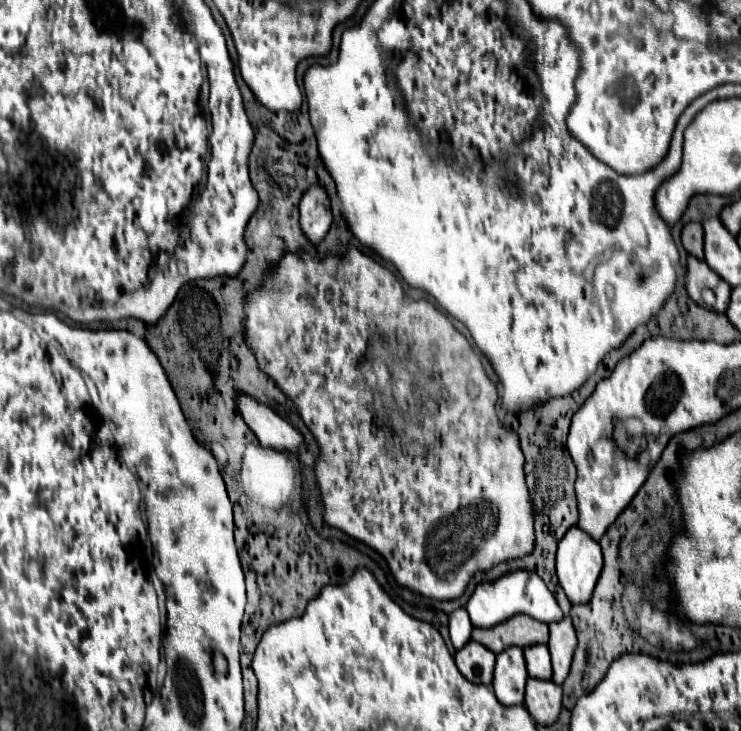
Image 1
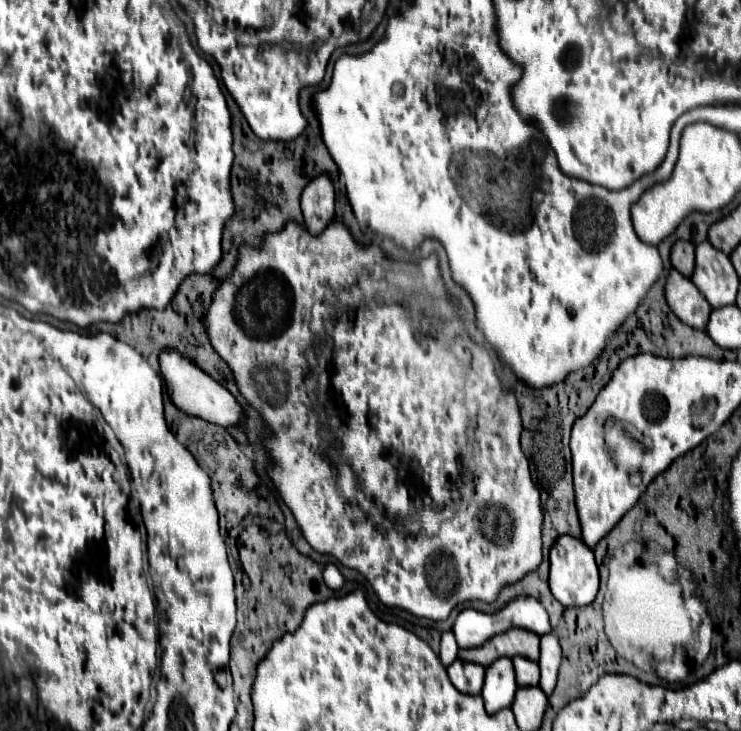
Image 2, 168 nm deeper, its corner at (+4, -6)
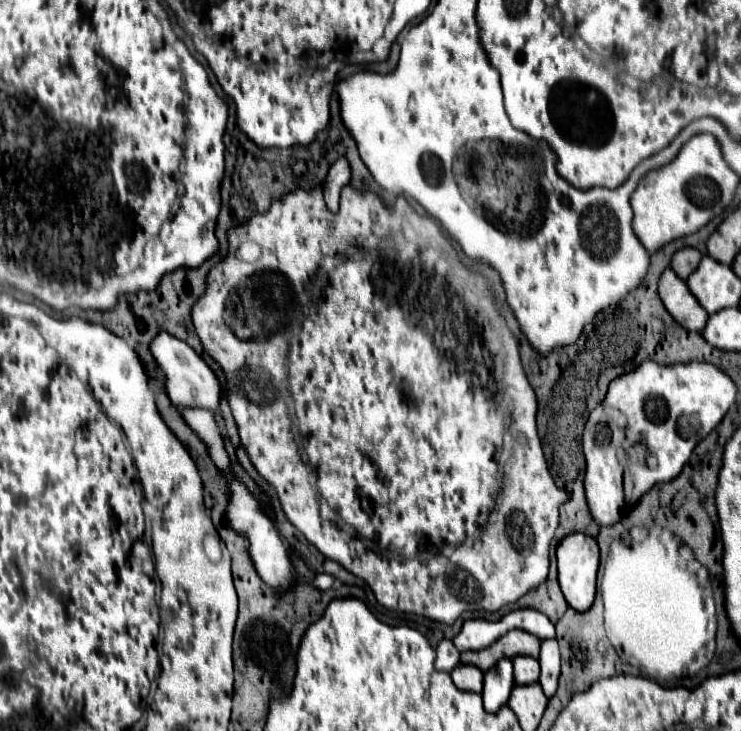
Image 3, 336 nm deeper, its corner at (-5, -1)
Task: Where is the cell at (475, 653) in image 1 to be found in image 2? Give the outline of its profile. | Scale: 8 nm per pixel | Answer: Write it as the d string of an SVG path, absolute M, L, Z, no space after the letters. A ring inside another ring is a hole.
M456 660L454 664L448 666L448 676L452 684L464 692L464 694L480 694L484 686L484 672L486 668L474 662L464 662Z

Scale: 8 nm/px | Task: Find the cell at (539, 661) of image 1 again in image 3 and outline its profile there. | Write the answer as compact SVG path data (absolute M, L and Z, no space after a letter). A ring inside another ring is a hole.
M519 655L517 659L513 659L513 677L515 677L515 685L531 685L537 683L539 679L539 661L537 659L529 659L525 655Z

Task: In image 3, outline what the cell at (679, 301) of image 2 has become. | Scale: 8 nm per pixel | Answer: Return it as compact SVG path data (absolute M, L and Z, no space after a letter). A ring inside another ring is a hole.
M671 269L663 271L657 291L665 309L681 327L685 327L687 331L695 331L695 333L699 333L705 327L709 315L701 311L699 303L689 295L685 281L677 279L677 275L673 275Z

